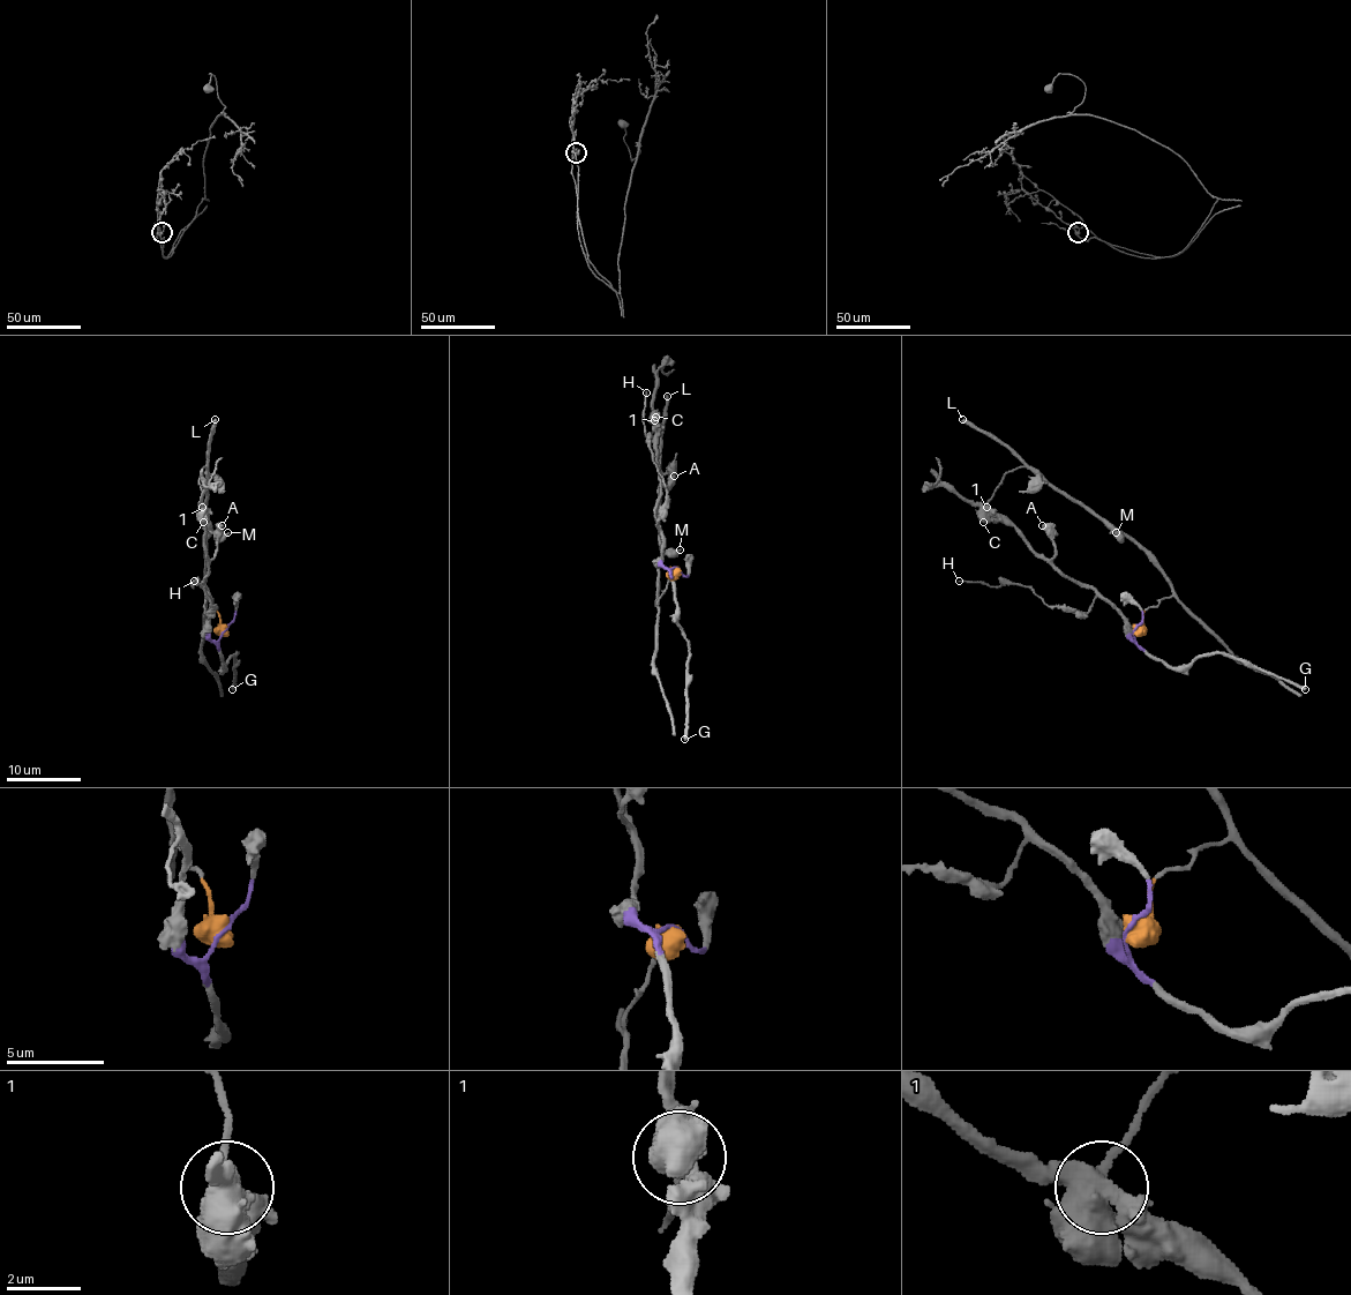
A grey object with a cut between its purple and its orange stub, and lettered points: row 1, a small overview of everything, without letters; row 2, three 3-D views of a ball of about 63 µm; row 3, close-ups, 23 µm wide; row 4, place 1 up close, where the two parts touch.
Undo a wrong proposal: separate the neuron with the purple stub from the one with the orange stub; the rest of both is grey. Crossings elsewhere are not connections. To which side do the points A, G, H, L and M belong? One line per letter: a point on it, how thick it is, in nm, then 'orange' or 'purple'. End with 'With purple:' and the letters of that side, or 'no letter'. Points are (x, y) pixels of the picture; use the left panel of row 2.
A: at (222, 525); 550 nm thick; purple
G: at (232, 689); 380 nm thick; purple
H: at (194, 581); 170 nm thick; purple
L: at (215, 419); 380 nm thick; orange
M: at (227, 532); 420 nm thick; orange
With purple: A, G, H

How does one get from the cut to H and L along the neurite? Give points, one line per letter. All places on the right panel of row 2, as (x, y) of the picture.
H: (1134, 630), (1134, 639), (1128, 622), (1098, 597), (1086, 612), (1074, 613), (1051, 607), (1023, 585), (958, 579)
L: (1134, 630), (1149, 607), (1172, 593), (1165, 573), (1125, 536), (962, 419)

